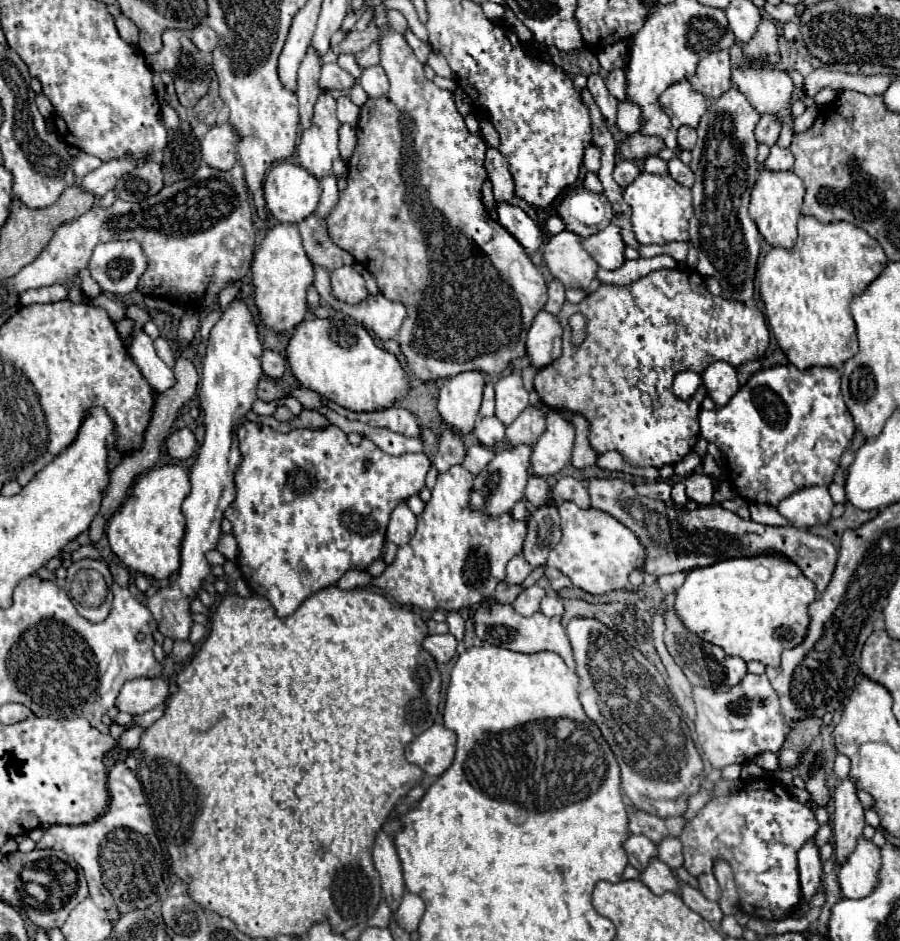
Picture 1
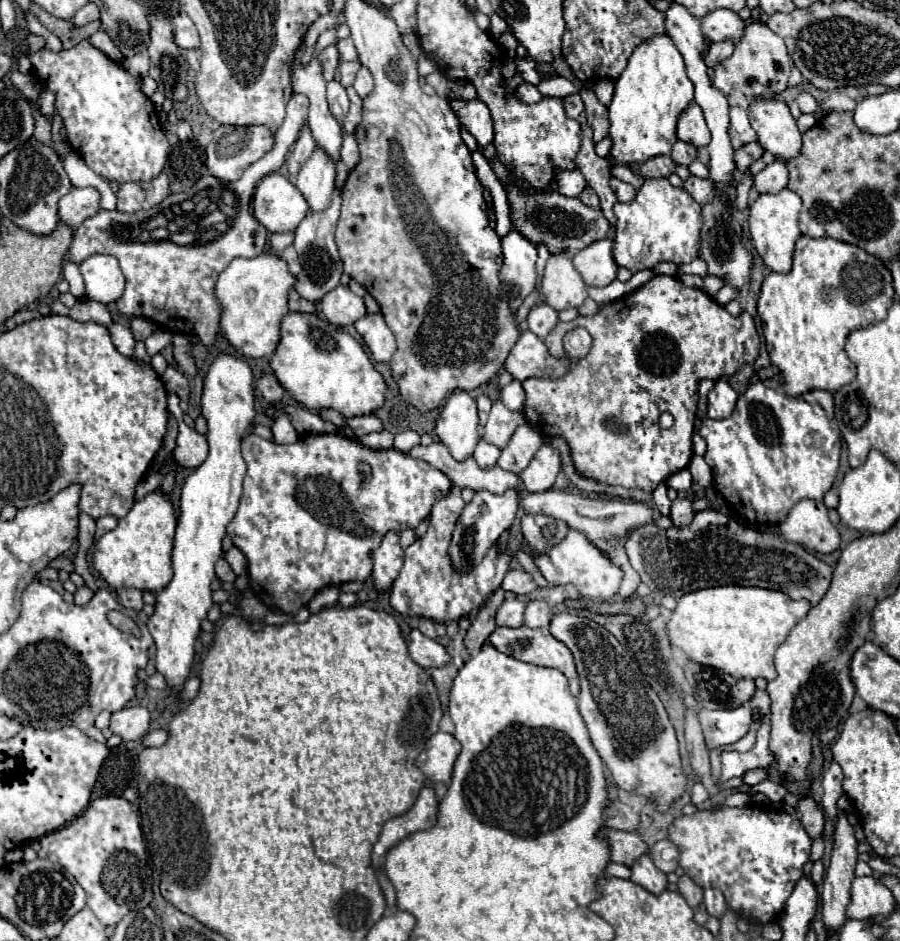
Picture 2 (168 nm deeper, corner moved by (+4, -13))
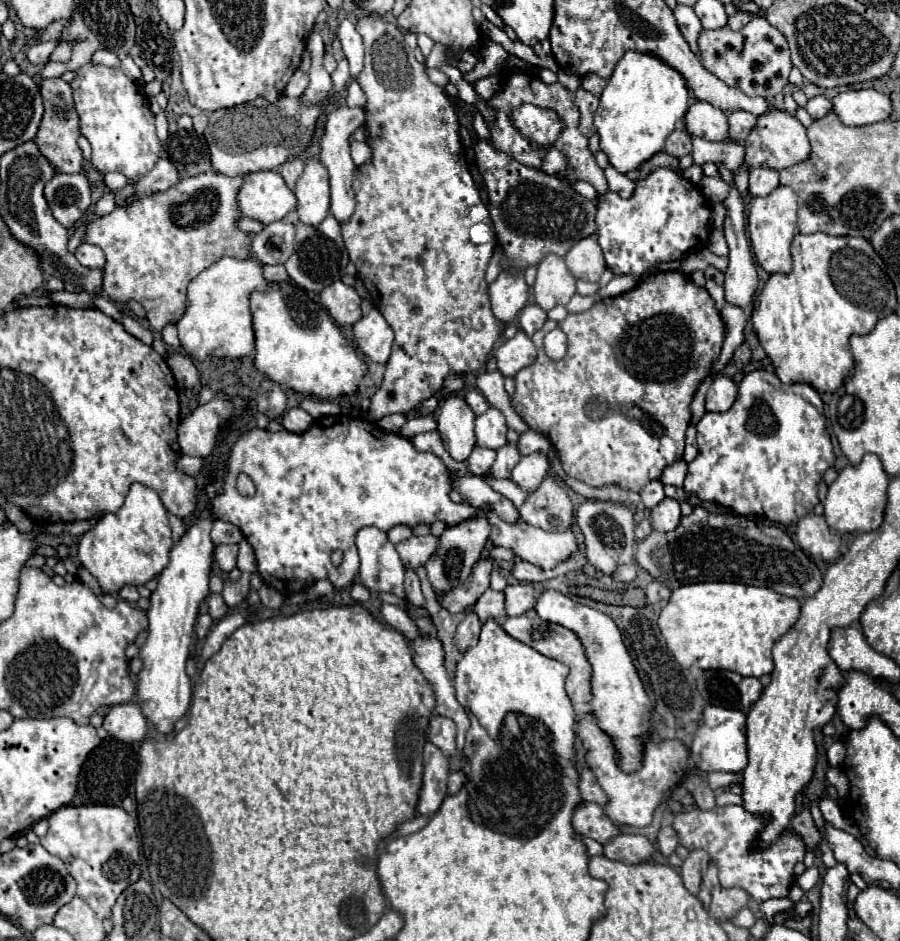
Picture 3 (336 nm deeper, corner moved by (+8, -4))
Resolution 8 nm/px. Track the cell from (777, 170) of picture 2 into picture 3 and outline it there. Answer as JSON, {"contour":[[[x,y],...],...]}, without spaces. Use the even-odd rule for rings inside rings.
{"contour":[[[757,167],[749,171],[749,195],[751,197],[765,197],[775,187],[779,187],[777,171],[765,171],[765,167]]]}

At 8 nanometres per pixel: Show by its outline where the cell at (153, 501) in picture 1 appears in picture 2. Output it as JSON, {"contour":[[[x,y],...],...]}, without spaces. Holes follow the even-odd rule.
{"contour":[[[155,490],[135,502],[131,512],[119,520],[117,528],[103,534],[93,546],[93,564],[111,588],[137,588],[141,592],[159,592],[173,578],[171,550],[175,536],[175,508],[163,492]]]}

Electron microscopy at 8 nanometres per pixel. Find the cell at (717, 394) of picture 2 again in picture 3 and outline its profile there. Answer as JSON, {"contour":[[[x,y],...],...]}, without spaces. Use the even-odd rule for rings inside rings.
{"contour":[[[719,375],[713,379],[709,391],[707,391],[707,411],[727,411],[737,397],[737,385],[727,379],[725,375]]]}

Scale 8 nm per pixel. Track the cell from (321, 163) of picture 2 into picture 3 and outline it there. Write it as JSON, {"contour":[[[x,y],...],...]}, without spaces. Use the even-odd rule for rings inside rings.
{"contour":[[[317,159],[307,161],[305,171],[297,181],[295,197],[301,223],[319,227],[329,215],[329,177],[327,169]]]}

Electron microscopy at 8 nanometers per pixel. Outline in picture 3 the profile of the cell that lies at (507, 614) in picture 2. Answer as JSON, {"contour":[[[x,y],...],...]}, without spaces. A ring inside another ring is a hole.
{"contour":[[[487,589],[471,609],[477,613],[481,623],[485,623],[489,617],[495,617],[499,621],[505,617],[505,597],[499,591]]]}

